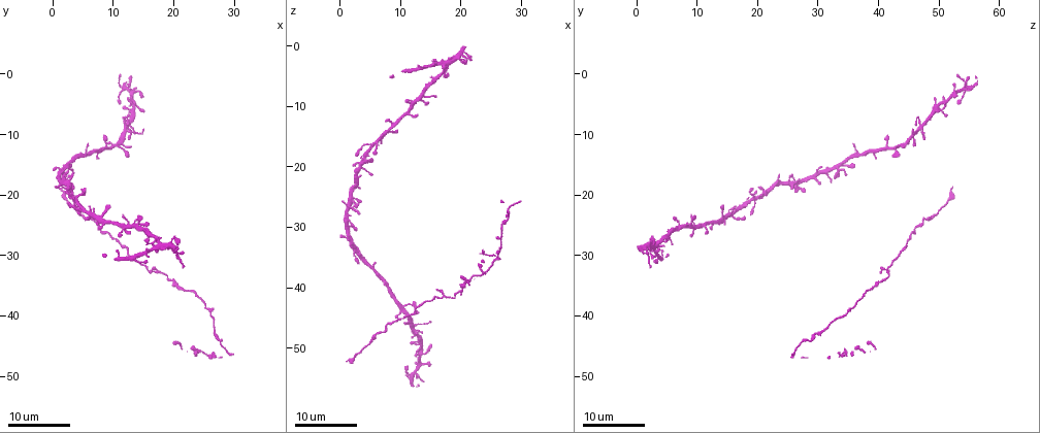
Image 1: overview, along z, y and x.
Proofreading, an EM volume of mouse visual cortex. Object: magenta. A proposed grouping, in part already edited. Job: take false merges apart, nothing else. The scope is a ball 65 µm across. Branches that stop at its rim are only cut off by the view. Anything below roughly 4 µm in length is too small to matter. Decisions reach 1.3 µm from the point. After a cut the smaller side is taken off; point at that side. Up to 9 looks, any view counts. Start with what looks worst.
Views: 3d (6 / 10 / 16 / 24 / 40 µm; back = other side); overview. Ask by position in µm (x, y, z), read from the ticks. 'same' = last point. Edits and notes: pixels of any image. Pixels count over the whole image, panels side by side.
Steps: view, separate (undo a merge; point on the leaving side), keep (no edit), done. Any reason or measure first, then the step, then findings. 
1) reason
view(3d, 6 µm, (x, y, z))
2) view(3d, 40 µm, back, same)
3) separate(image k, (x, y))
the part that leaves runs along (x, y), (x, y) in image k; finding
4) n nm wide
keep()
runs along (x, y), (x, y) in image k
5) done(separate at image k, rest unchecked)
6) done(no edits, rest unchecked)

four or more arms meet
view(3d, 24 µm, (9.5, 11.5, 43.5))

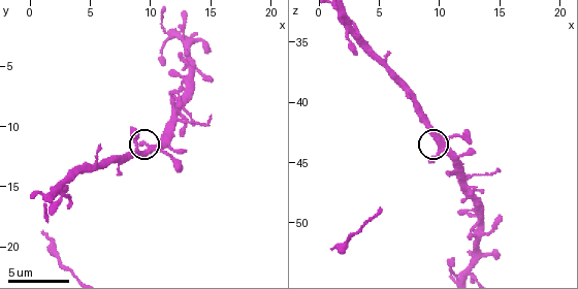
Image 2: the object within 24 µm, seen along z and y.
zoom in
view(3d, 10 µm, (9.8, 12.0, 43.4))

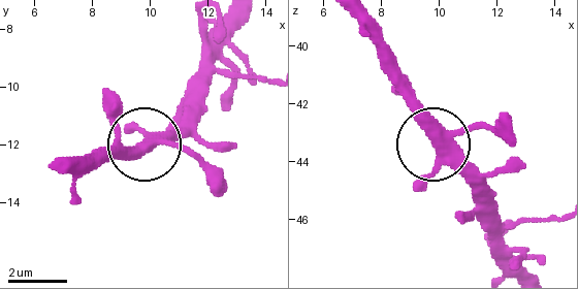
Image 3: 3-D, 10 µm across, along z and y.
4 arms
keep()
continuous, no second neuron

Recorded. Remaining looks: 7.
view(3d, 16 µm, (6.0, 23.5, 47.5))

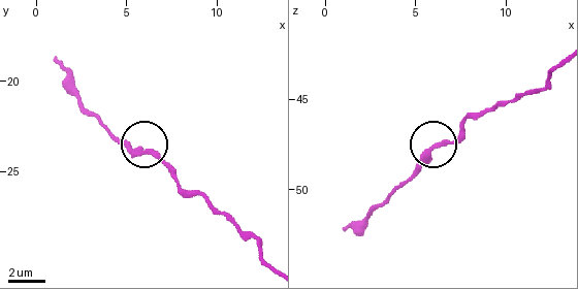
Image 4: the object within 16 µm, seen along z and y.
zoom in
view(3d, 6 µm, (6.4, 23.9, 47.5))

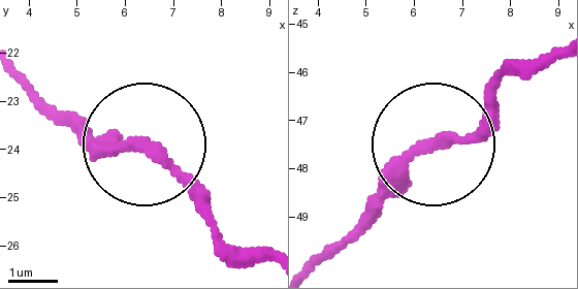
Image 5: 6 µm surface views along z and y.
side arm 10 µm
keep()
one neuron here

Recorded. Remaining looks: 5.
view(3d, 24 µm, (27.0, 43.0, 30.0))

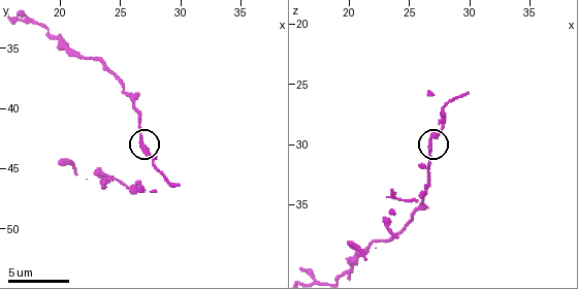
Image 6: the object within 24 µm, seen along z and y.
view(3d, 6 µm, same)

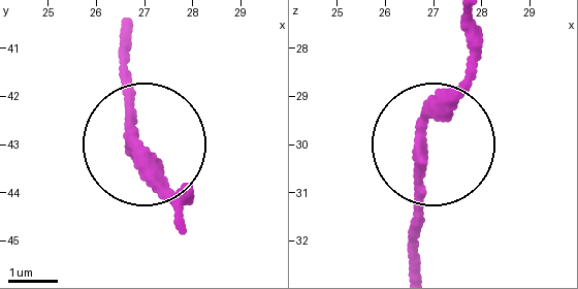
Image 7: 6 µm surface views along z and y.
side arm 12 µm
keep()
runs along (409, 271), (421, 135), (467, 74), (471, 17) in image 7; continuous, no second neuron

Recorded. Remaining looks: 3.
thick turns thin
view(3d, 16 µm, (26.5, 40.0, 34.5))

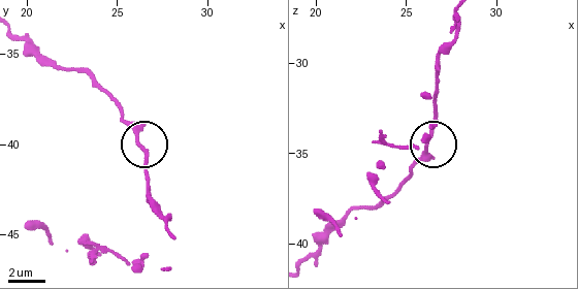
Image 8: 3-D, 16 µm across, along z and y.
view(3d, 10 µm, same)

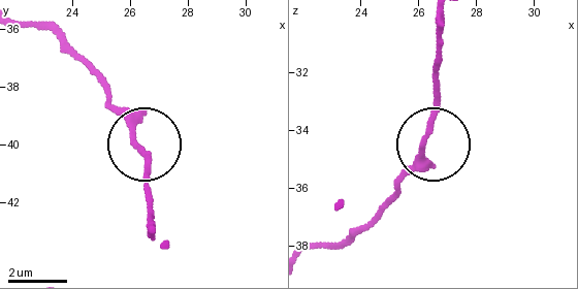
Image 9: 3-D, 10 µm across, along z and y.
keep()
runs along (308, 248), (344, 244), (391, 199), (416, 164), (432, 77) in image 9; all the same neuron

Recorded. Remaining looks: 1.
done(no edits, rest unchecked)

